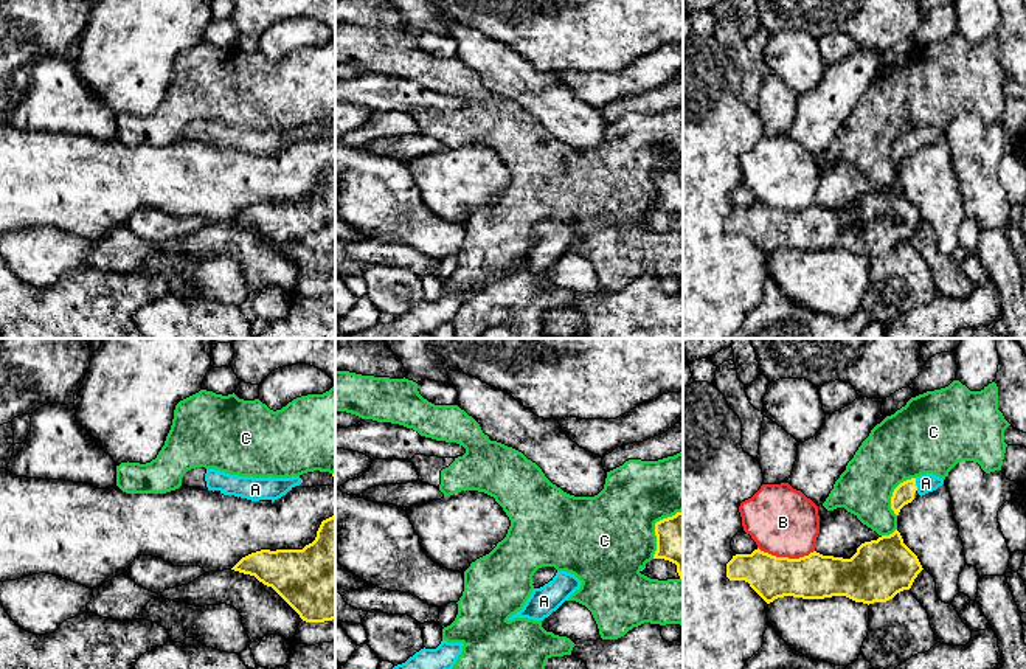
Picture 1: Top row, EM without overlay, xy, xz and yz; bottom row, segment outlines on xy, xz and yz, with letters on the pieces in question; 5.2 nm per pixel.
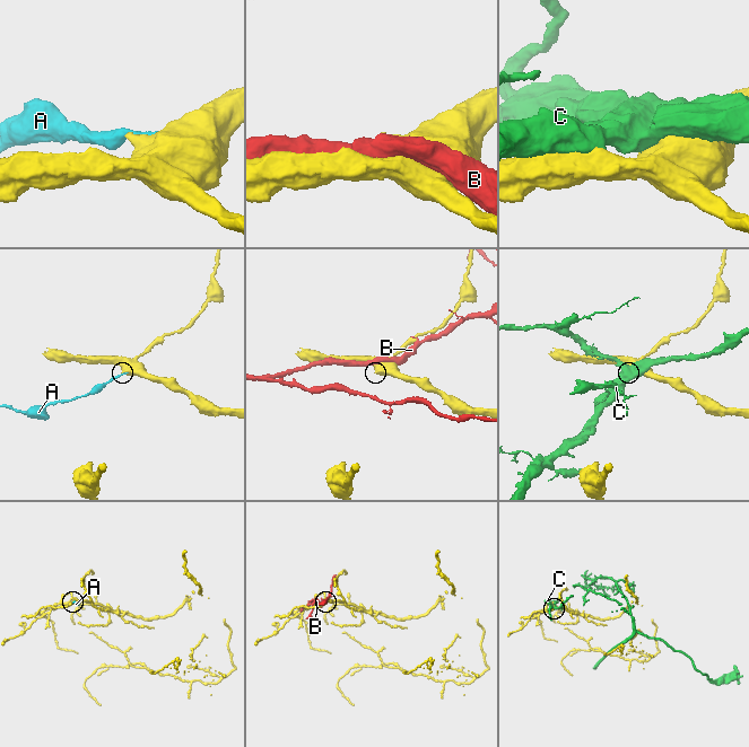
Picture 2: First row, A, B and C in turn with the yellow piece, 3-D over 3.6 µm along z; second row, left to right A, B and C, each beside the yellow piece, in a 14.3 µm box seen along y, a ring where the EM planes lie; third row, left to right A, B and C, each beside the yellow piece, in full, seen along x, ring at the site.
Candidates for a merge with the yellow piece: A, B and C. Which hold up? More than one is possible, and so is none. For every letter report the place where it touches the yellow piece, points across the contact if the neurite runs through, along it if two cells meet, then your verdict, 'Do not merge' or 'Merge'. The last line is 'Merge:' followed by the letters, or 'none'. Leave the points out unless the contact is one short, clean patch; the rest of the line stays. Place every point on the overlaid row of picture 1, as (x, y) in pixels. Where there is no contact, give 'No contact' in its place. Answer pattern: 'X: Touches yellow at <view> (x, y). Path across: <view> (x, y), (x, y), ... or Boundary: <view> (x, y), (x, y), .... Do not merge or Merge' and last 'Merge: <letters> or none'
A: Touches yellow at yz (915, 485). Path across: yz (904, 494), (915, 485), (925, 483). Merge
B: Touches yellow at yz (786, 558). Do not merge
C: Touches yellow at yz (893, 492). Do not merge
Merge: A

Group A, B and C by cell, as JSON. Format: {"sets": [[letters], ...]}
{"sets": [["A"], ["B"], ["C"]]}

